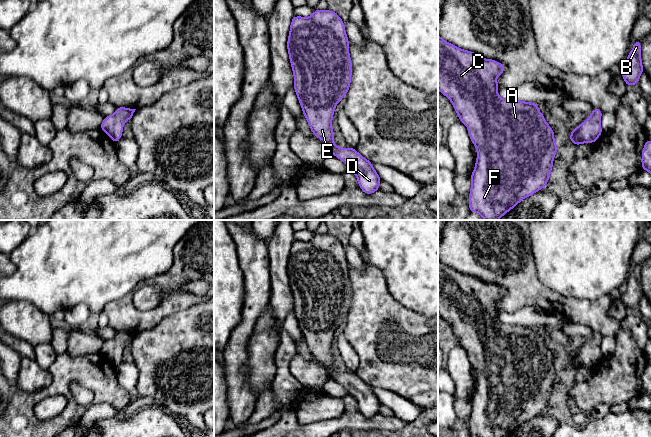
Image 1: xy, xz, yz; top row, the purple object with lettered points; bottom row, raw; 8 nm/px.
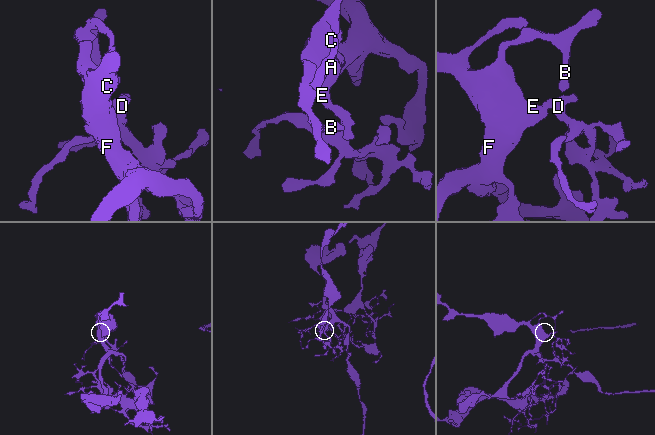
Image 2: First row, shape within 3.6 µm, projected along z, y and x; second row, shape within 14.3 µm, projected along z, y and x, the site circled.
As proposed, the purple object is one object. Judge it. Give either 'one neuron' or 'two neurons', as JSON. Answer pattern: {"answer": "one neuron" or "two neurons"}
{"answer": "one neuron"}

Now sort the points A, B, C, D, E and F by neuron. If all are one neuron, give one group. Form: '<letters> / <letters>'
A B C D E F

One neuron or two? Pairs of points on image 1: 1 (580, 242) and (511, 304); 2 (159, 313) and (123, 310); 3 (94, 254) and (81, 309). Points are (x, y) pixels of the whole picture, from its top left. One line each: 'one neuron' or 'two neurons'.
1: two neurons
2: one neuron
3: two neurons

